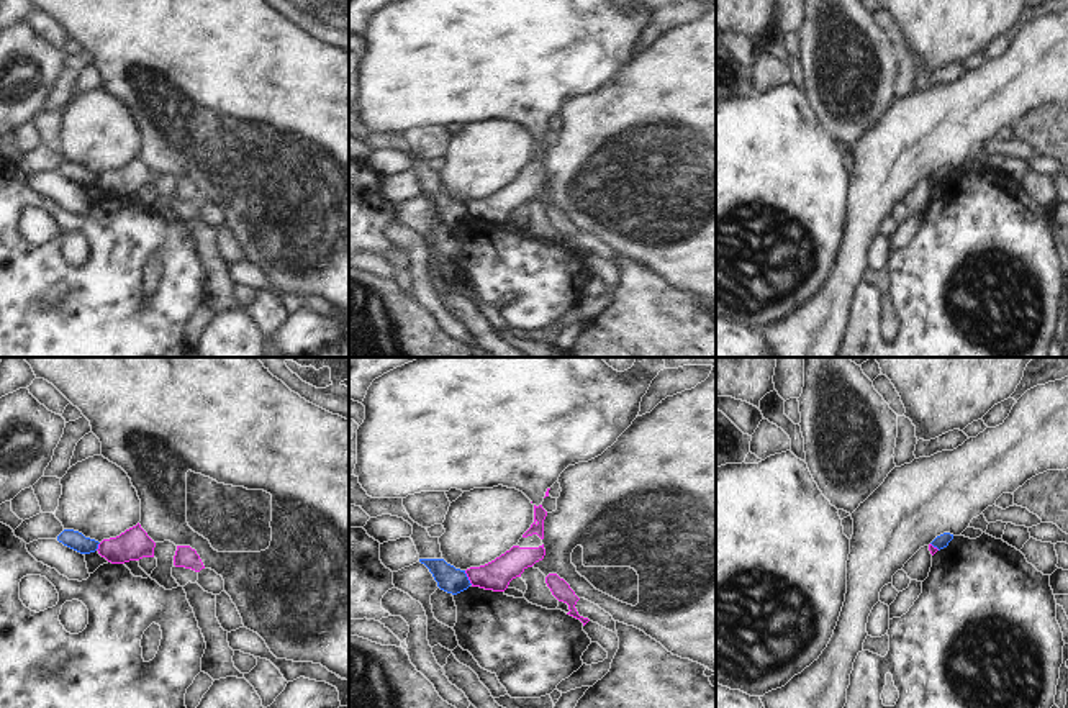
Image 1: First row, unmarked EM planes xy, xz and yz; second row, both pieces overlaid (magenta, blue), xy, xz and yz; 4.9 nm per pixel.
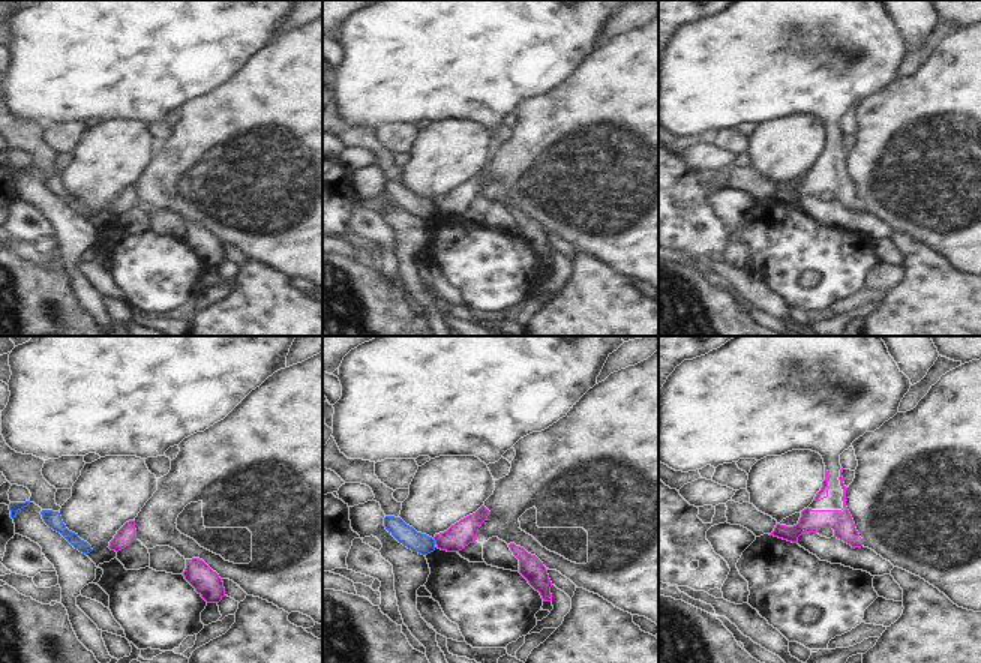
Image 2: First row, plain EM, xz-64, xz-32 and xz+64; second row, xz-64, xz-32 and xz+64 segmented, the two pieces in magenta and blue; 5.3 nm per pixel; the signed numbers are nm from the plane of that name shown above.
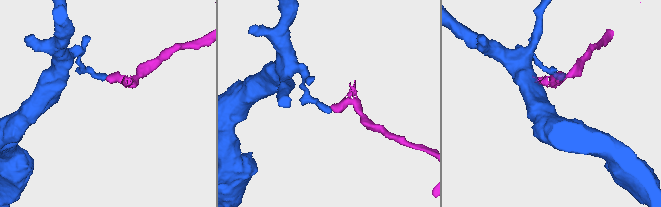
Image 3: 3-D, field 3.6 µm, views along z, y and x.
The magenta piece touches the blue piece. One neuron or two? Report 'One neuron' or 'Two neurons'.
Two neurons

